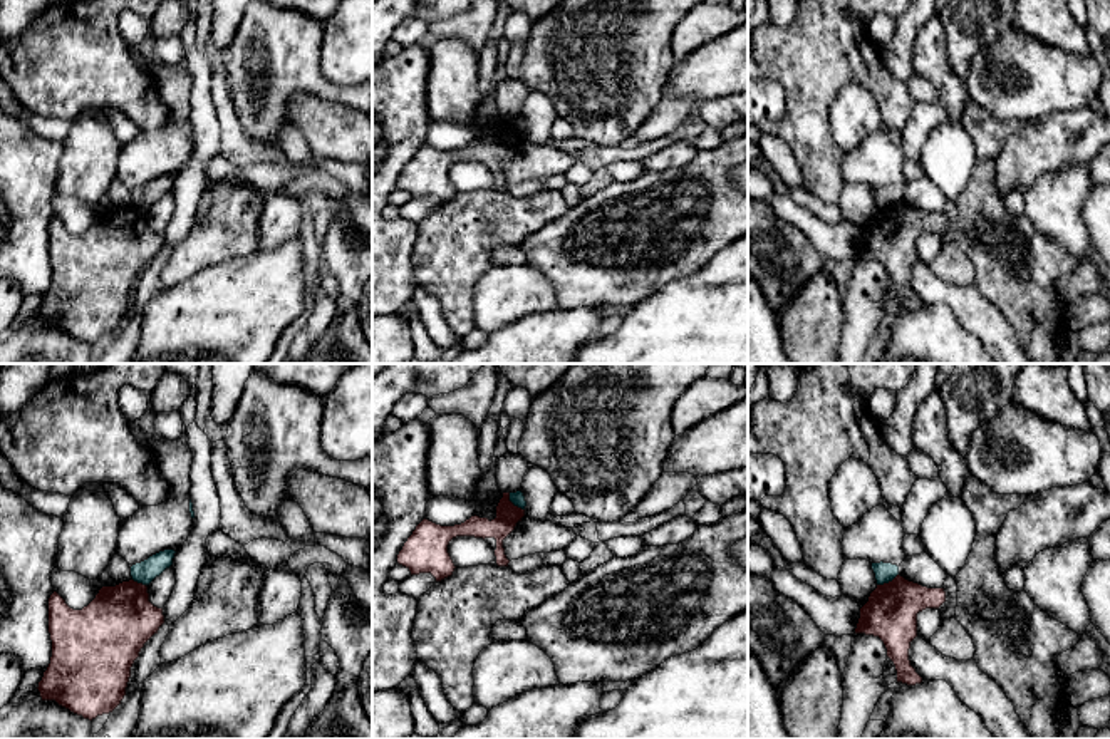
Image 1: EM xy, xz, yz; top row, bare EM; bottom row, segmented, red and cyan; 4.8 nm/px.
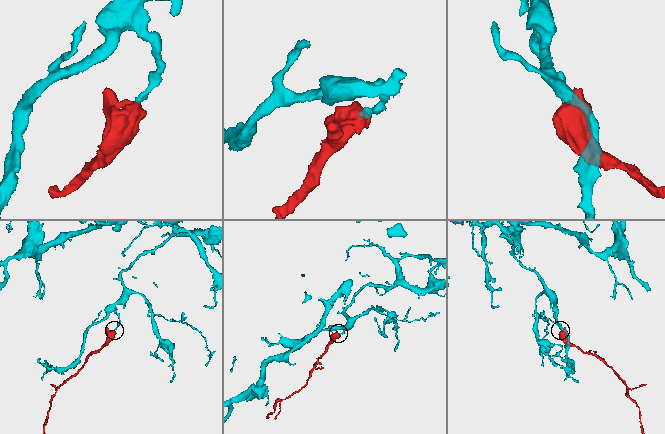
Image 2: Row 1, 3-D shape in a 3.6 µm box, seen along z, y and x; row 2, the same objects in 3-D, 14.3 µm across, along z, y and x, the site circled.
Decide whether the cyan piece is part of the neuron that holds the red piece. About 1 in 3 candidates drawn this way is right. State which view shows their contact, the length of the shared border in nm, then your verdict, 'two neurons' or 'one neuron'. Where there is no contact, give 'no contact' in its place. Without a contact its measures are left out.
contact in xz; length 120 nm; two neurons

